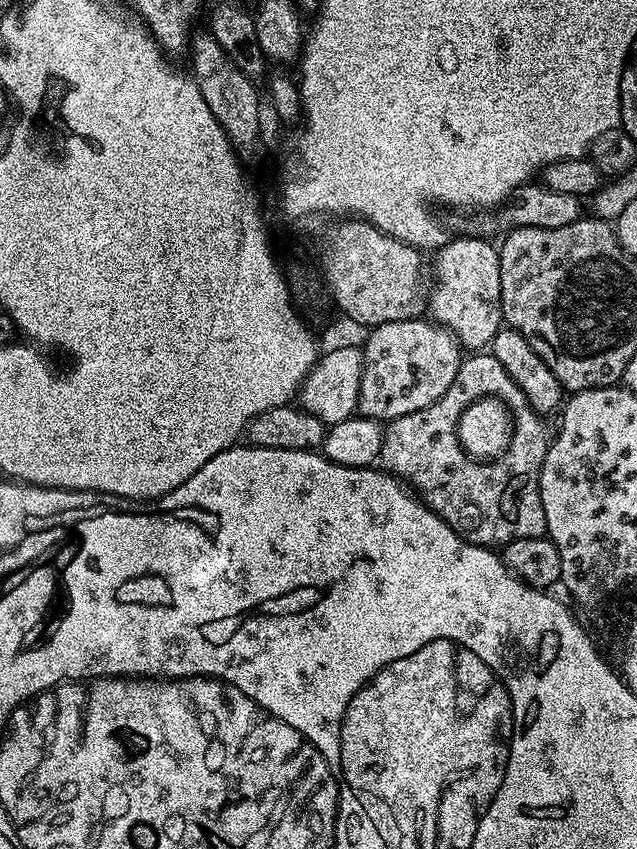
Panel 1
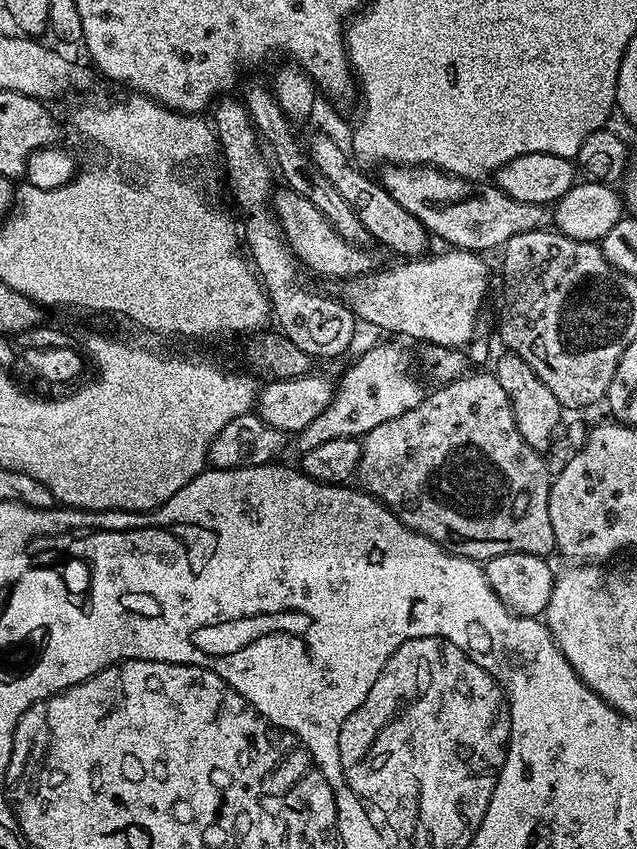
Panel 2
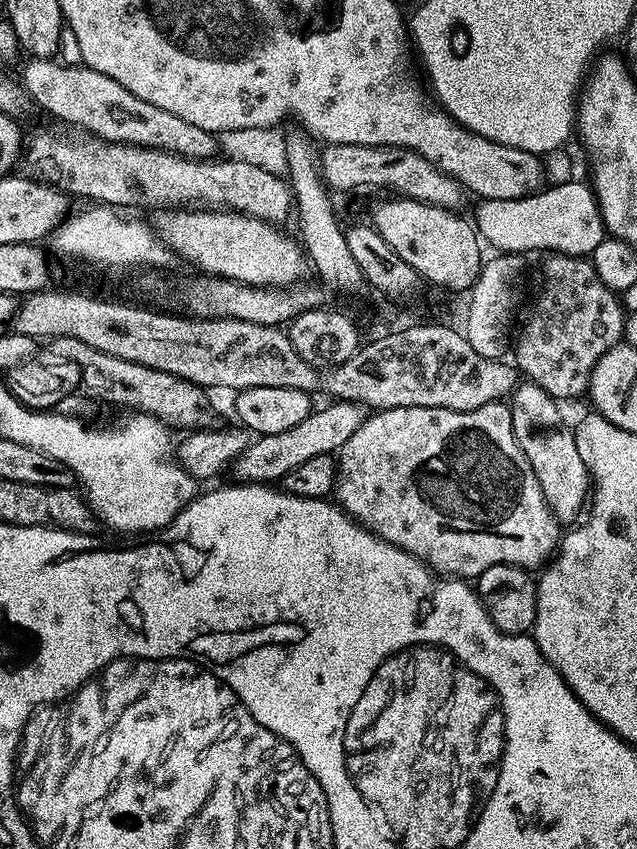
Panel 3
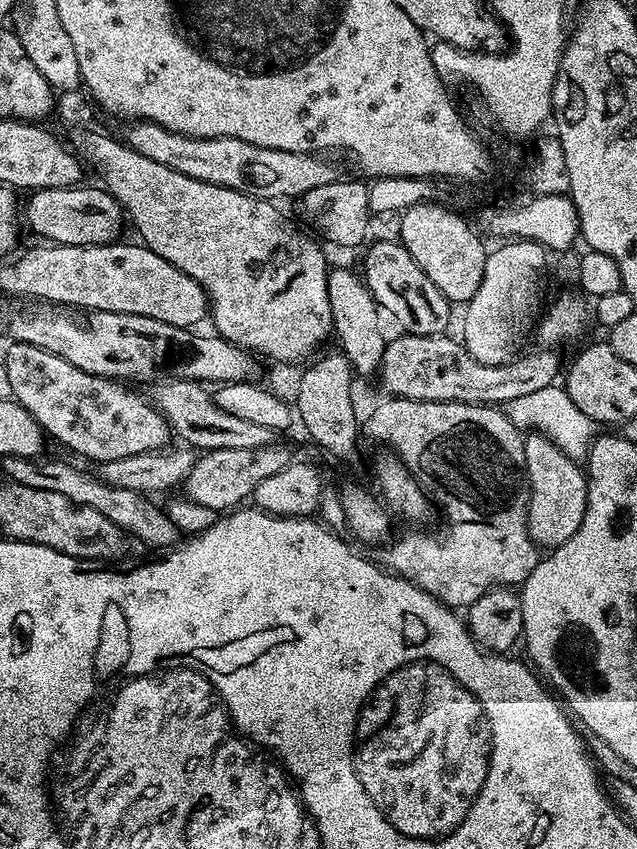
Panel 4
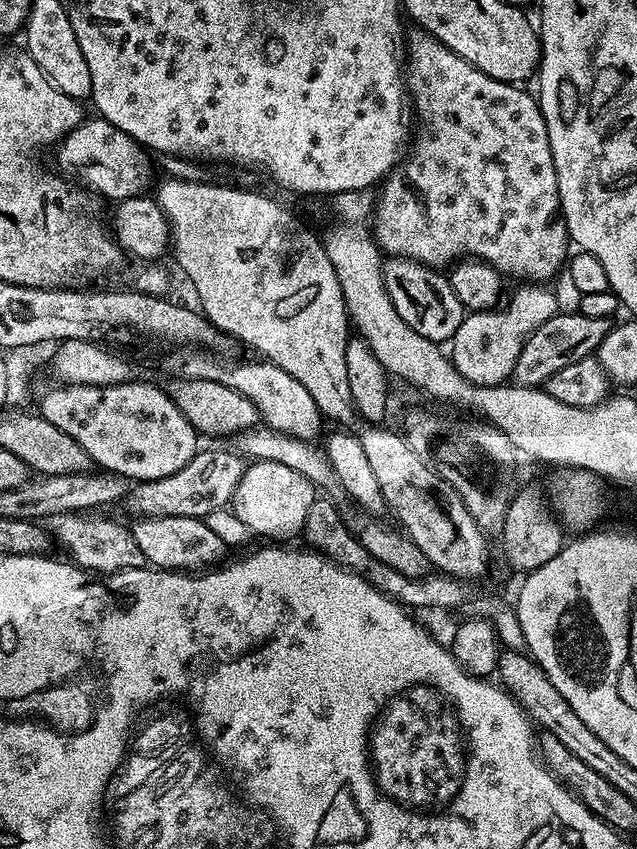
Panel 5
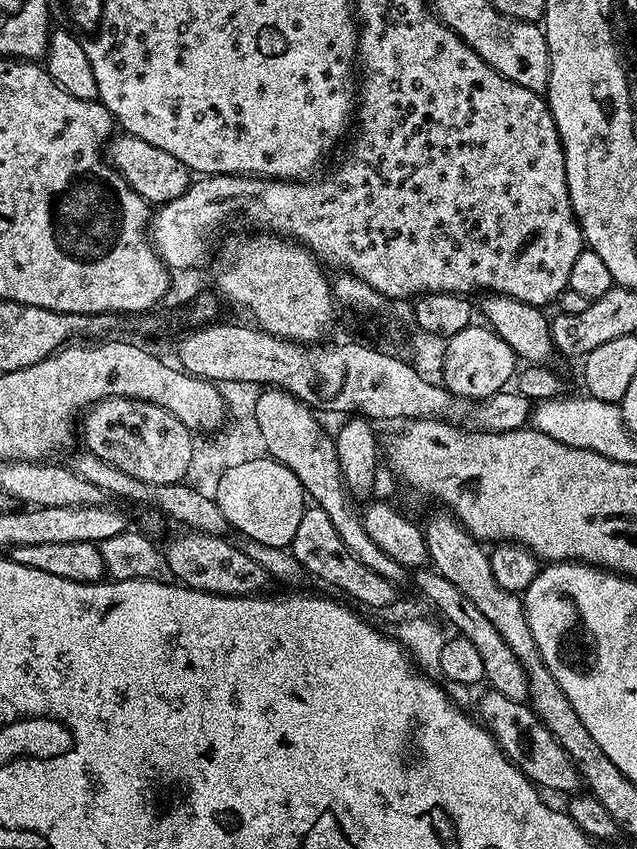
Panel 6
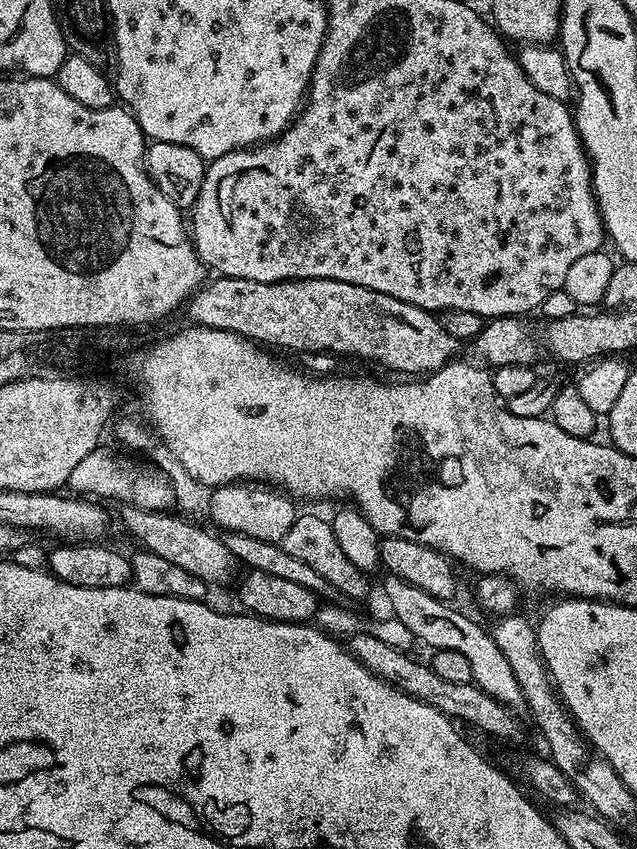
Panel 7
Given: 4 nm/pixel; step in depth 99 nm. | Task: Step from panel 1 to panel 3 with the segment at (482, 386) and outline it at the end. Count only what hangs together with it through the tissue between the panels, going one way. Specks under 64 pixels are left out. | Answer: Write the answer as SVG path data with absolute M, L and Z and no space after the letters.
M504 402L478 406L476 410L402 406L401 408L382 408L365 415L362 426L358 426L358 430L354 430L354 434L350 434L350 438L346 438L346 442L340 447L336 456L334 500L353 518L372 516L370 527L376 535L425 561L433 572L441 576L475 578L482 574L482 570L490 570L490 566L499 564L513 564L519 568L536 570L557 551L562 539L562 525L550 510L550 506L542 494L542 486L538 482L538 478L534 478L534 470L530 466L526 454L522 454L522 446L518 446L518 438L514 438L512 409Z

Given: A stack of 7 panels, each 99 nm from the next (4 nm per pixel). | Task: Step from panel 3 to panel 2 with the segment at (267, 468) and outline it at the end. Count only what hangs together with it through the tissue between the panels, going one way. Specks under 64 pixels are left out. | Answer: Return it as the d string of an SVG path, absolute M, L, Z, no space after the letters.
M395 339L385 340L388 340L385 344L368 348L357 358L352 369L341 378L340 384L338 380L335 385L330 406L326 406L326 410L322 410L322 414L318 414L310 426L295 433L294 440L301 453L322 446L322 442L330 442L330 438L363 438L370 430L374 430L374 426L382 426L382 422L390 422L390 418L406 414L406 410L423 401L426 388L420 385L421 377L414 367L413 353L411 356L400 345L403 343Z

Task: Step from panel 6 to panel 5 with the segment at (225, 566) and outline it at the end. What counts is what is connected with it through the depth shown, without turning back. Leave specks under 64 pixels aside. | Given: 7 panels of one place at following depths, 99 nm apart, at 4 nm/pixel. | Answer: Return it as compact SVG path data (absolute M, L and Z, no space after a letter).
M139 517L131 525L134 542L142 550L145 561L151 567L165 572L199 574L225 563L226 546L204 519L198 518L146 518Z

